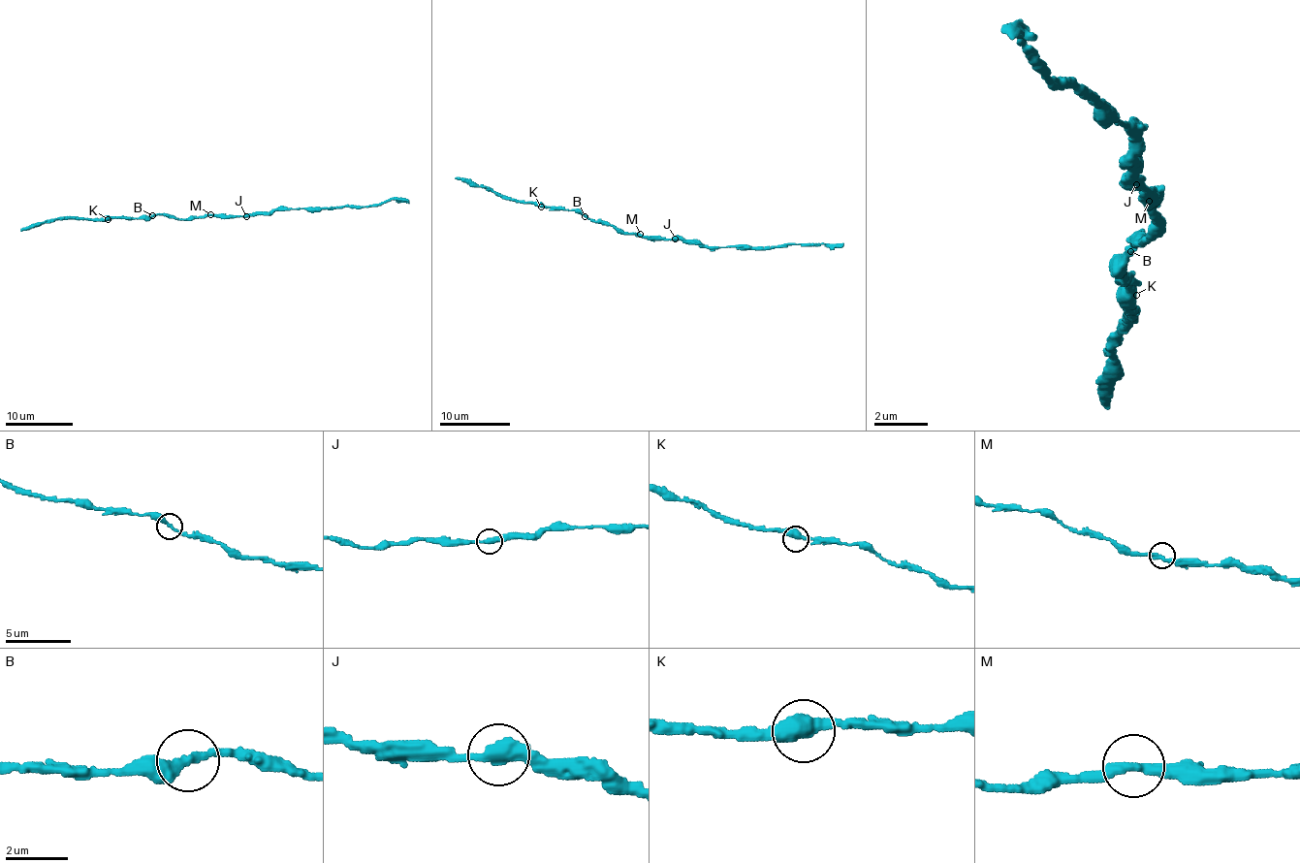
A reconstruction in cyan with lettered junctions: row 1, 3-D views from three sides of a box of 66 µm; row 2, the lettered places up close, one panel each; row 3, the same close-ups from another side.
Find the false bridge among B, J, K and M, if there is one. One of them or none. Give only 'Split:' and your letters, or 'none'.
Split: none

